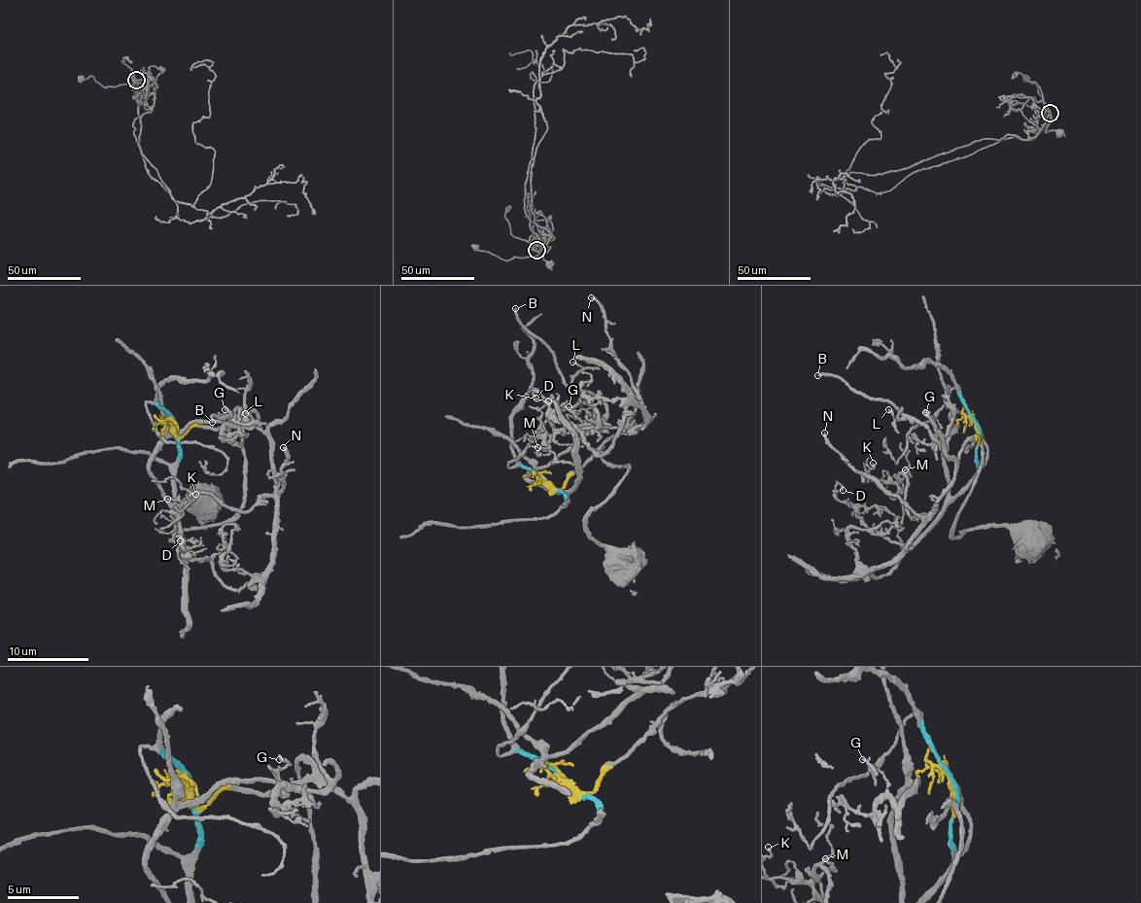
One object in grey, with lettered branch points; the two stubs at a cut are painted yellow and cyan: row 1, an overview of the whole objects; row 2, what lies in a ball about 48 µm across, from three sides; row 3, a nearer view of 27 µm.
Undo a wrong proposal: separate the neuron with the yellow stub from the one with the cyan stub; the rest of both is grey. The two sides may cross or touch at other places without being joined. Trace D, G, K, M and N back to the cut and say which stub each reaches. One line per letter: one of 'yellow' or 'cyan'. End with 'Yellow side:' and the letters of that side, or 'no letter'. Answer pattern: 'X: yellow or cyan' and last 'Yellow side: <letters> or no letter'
D: yellow
G: cyan
K: yellow
M: yellow
N: yellow
Yellow side: D, K, M, N

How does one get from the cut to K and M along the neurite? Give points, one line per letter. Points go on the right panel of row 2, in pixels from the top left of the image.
K: (976, 427), (979, 443), (964, 446), (926, 517), (910, 514), (902, 473), (895, 483), (871, 477), (872, 463)
M: (976, 427), (979, 443), (960, 452), (932, 514), (913, 518), (905, 509), (905, 468)

